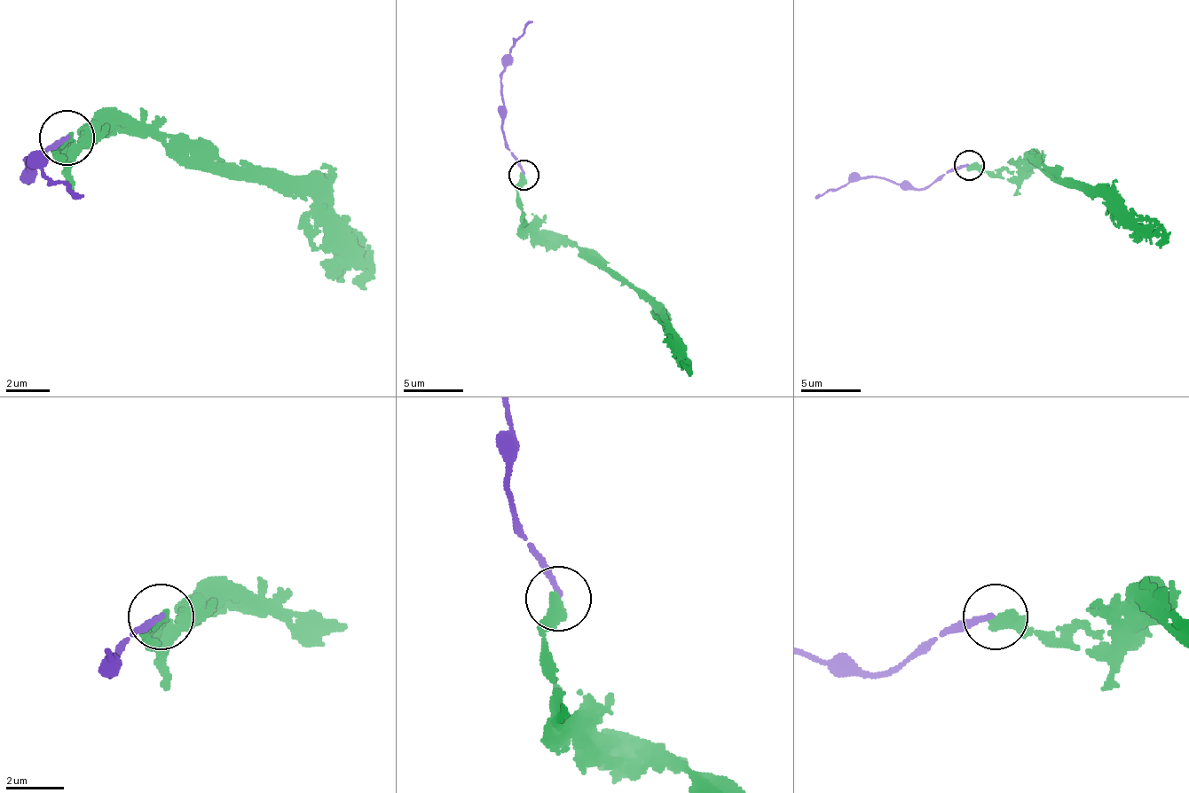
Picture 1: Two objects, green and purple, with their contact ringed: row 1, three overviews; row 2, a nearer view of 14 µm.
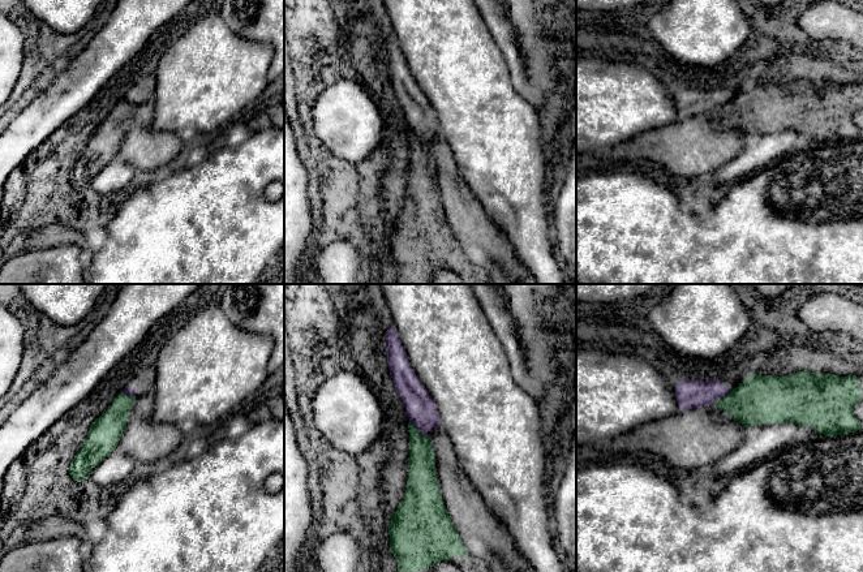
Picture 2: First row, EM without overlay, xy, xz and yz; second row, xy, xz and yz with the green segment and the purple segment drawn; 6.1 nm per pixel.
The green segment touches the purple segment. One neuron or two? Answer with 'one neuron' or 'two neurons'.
two neurons

